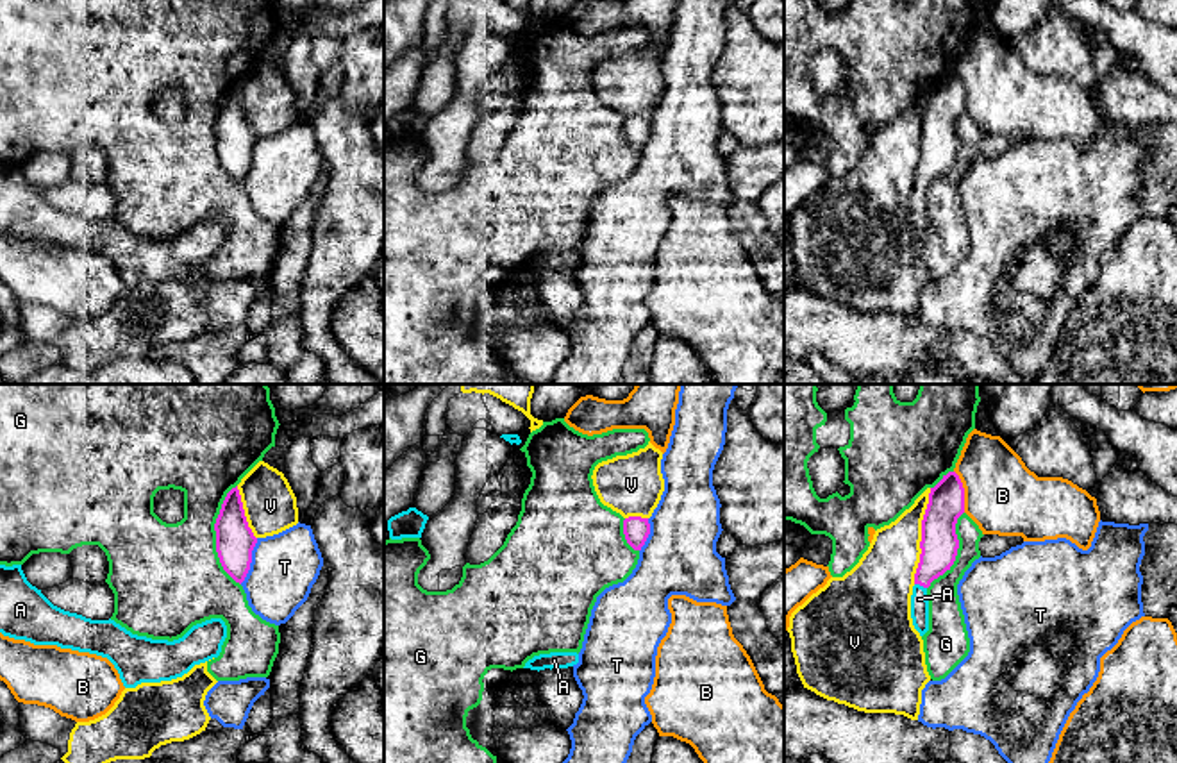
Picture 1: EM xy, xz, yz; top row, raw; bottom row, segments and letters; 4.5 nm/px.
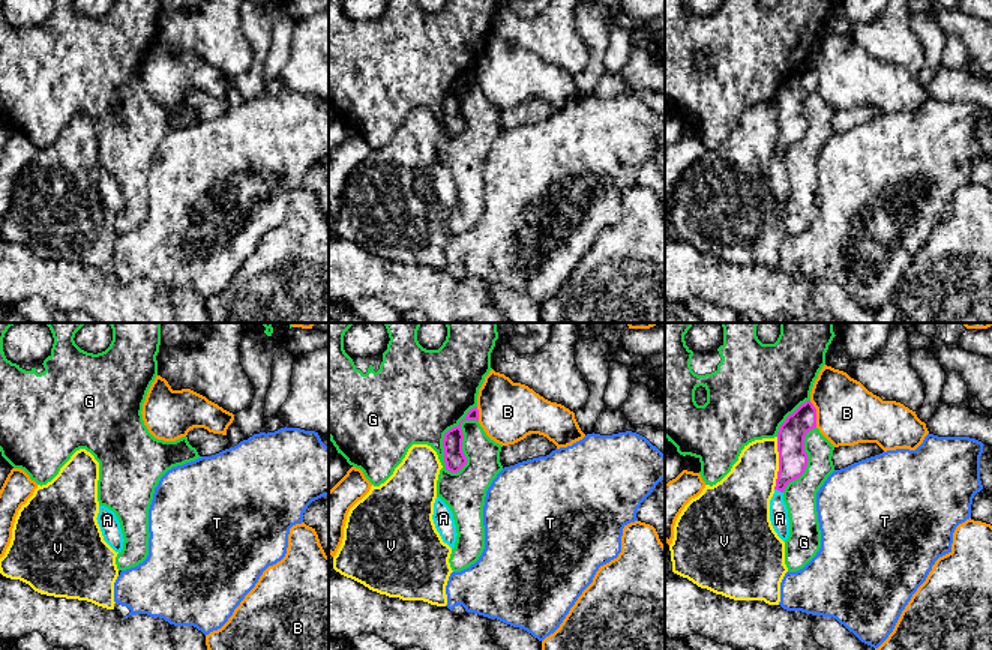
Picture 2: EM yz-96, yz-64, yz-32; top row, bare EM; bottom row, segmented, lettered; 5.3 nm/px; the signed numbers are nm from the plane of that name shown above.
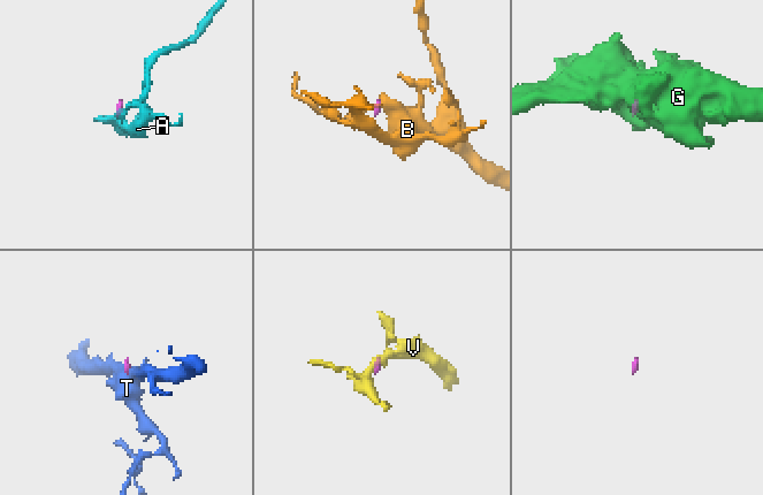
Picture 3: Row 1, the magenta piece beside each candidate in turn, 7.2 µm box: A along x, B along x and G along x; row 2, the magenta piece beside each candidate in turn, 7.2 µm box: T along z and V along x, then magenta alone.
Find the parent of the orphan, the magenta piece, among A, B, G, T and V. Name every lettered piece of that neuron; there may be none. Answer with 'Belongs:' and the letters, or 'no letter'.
Belongs: A

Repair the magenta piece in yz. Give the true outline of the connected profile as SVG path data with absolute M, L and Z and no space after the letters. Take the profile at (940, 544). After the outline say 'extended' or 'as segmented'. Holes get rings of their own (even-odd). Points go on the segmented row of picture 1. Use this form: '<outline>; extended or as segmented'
M948 472L931 488L929 504L922 520L920 563L911 595L911 618L923 636L929 631L927 588L956 561L959 540L957 518L964 513L964 488L956 472Z; extended

